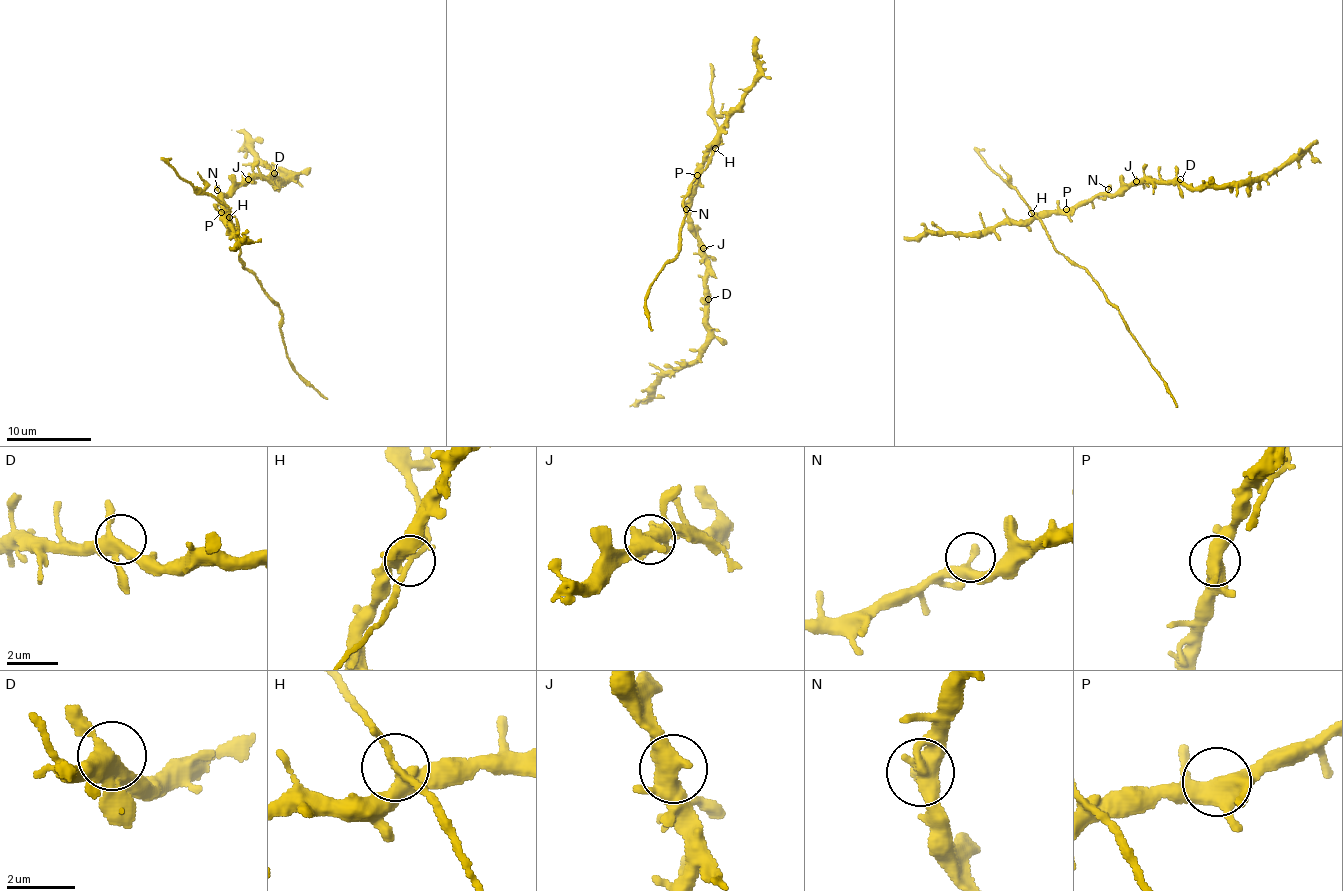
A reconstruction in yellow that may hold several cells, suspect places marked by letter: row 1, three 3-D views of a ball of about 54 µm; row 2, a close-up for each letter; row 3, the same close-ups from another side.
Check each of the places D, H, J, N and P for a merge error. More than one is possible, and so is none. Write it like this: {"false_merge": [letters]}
{"false_merge": ["H"]}

